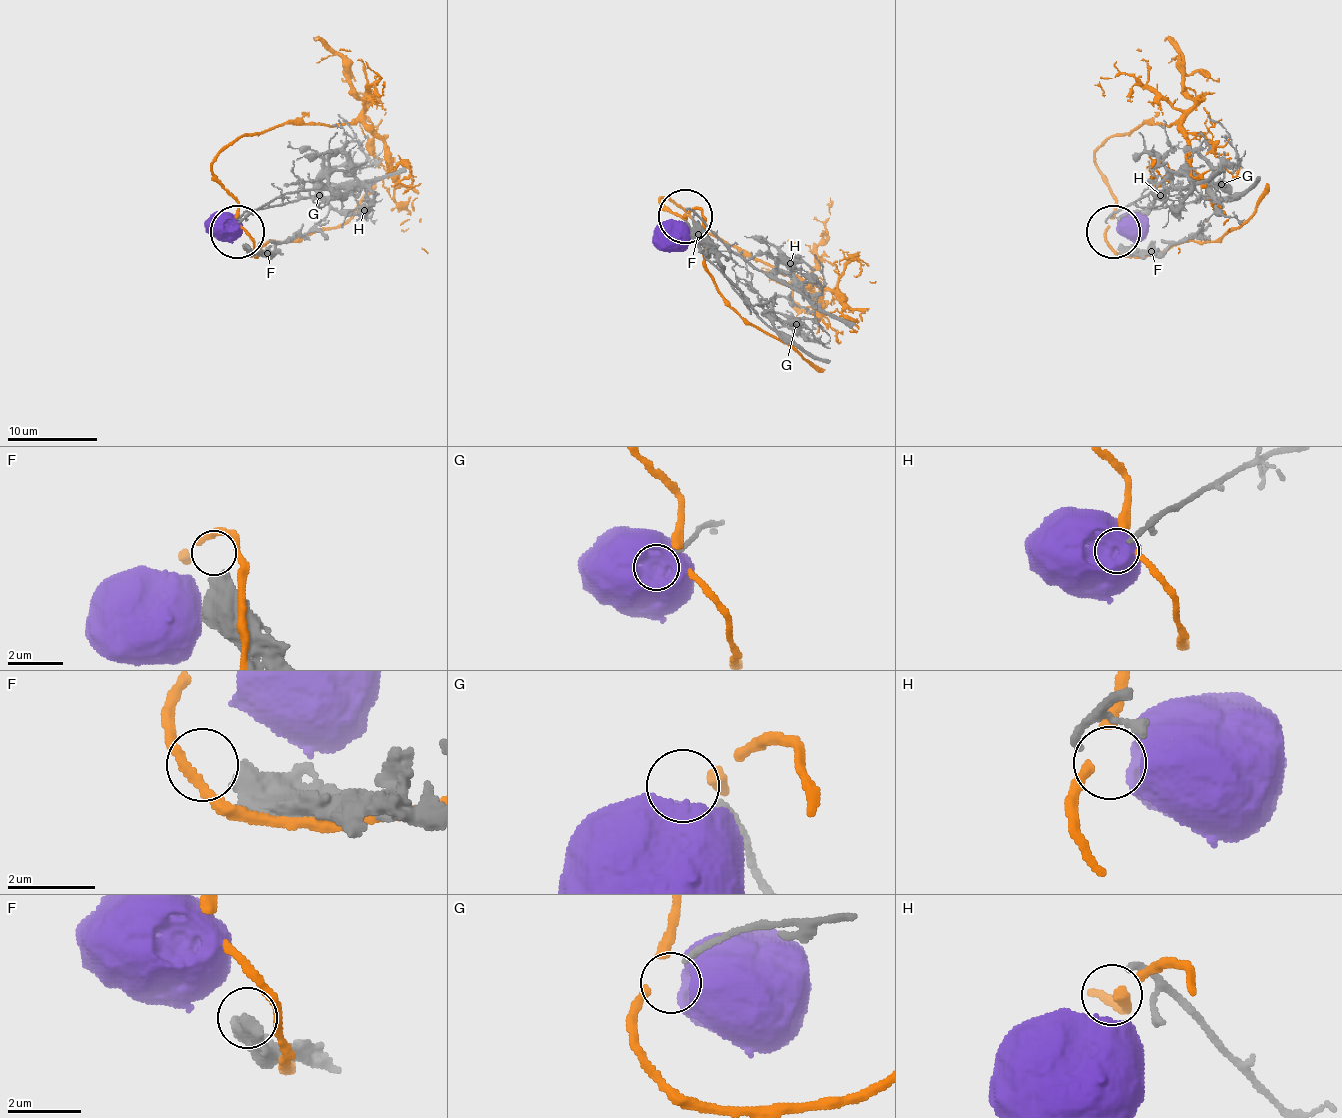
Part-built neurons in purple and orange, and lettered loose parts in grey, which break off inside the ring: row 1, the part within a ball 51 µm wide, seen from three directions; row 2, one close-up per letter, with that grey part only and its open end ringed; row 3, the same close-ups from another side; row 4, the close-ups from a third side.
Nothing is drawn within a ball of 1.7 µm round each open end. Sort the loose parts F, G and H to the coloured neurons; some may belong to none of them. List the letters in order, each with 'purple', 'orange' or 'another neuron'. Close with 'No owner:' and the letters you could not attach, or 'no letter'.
F: another neuron
G: another neuron
H: purple
No owner: F, G

